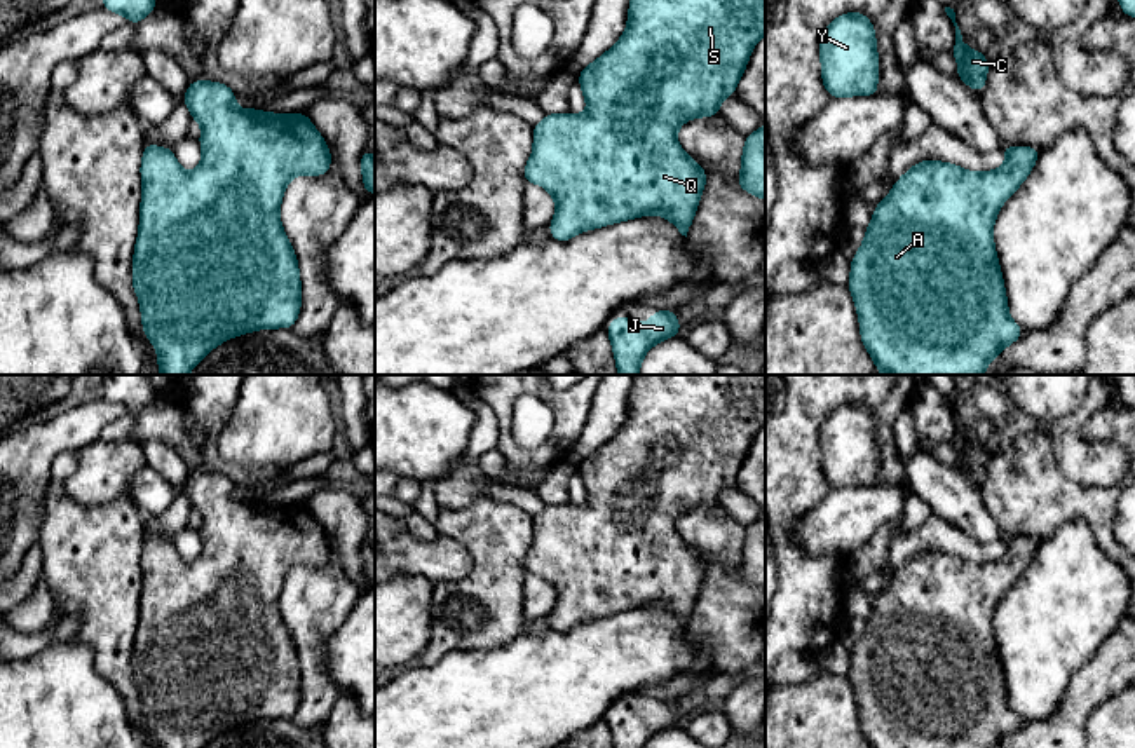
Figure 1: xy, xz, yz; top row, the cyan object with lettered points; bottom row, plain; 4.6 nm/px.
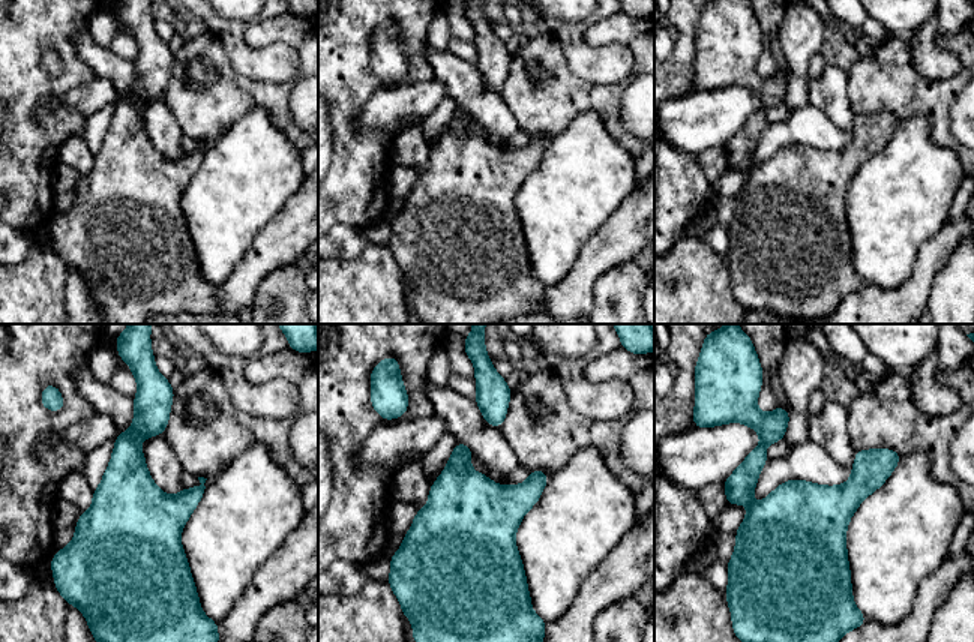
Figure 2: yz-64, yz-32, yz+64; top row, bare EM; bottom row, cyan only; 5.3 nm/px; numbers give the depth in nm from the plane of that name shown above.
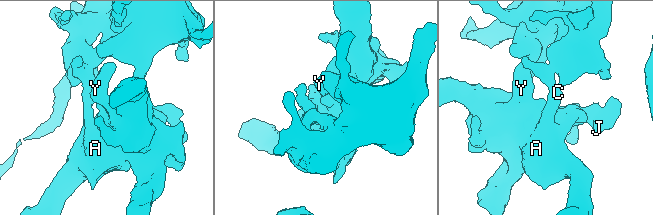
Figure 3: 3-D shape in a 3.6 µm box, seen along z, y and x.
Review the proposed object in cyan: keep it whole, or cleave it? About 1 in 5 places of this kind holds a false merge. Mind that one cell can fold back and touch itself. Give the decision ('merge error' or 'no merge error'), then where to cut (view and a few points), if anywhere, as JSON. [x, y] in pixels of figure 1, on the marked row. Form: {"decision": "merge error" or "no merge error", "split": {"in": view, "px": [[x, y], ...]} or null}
{"decision": "no merge error", "split": null}

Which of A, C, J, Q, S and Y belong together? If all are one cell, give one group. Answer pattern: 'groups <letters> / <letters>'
groups A C J Q S Y

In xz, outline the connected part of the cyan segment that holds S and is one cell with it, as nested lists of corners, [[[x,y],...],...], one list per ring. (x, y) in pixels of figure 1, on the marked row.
[[[631,0],[628,12],[626,33],[612,49],[577,73],[582,96],[588,101],[588,113],[547,113],[539,124],[534,126],[534,152],[525,166],[523,176],[527,183],[539,183],[554,197],[556,213],[547,228],[551,237],[561,242],[570,241],[584,230],[654,213],[659,213],[666,220],[673,221],[678,232],[687,237],[689,227],[699,206],[701,192],[706,185],[706,173],[701,164],[696,164],[692,157],[680,148],[676,131],[683,122],[694,117],[718,115],[720,101],[736,94],[736,85],[748,65],[751,49],[765,35],[765,0]]]

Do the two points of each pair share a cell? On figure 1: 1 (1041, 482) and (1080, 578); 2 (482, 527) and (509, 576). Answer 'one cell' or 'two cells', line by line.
1: two cells
2: one cell

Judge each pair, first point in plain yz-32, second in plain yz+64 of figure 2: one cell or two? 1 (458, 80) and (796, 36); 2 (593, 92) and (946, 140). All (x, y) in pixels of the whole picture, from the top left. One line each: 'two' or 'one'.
1: two
2: one

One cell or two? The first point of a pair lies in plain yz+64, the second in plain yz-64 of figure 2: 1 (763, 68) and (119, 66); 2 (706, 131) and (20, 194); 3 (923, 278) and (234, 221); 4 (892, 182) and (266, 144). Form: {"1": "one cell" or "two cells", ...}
{"1": "two cells", "2": "two cells", "3": "two cells", "4": "one cell"}

